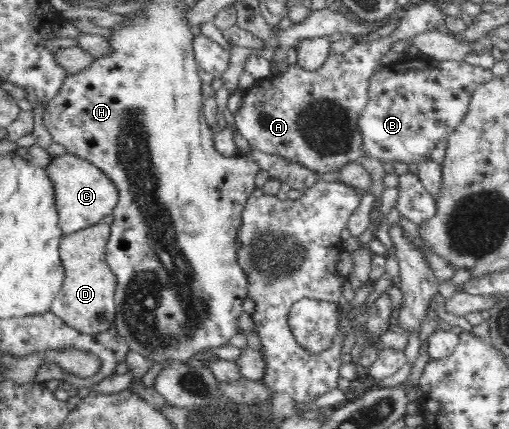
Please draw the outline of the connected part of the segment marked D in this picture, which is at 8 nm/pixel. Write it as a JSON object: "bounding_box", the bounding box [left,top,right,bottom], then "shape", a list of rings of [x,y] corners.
{"bounding_box":[51,221,116,334],"shape":[[[100,221],[88,228],[65,234],[59,244],[59,255],[64,265],[65,279],[62,290],[51,302],[51,311],[66,325],[84,334],[98,334],[114,324],[116,275],[106,262],[106,244],[111,225]]]}

